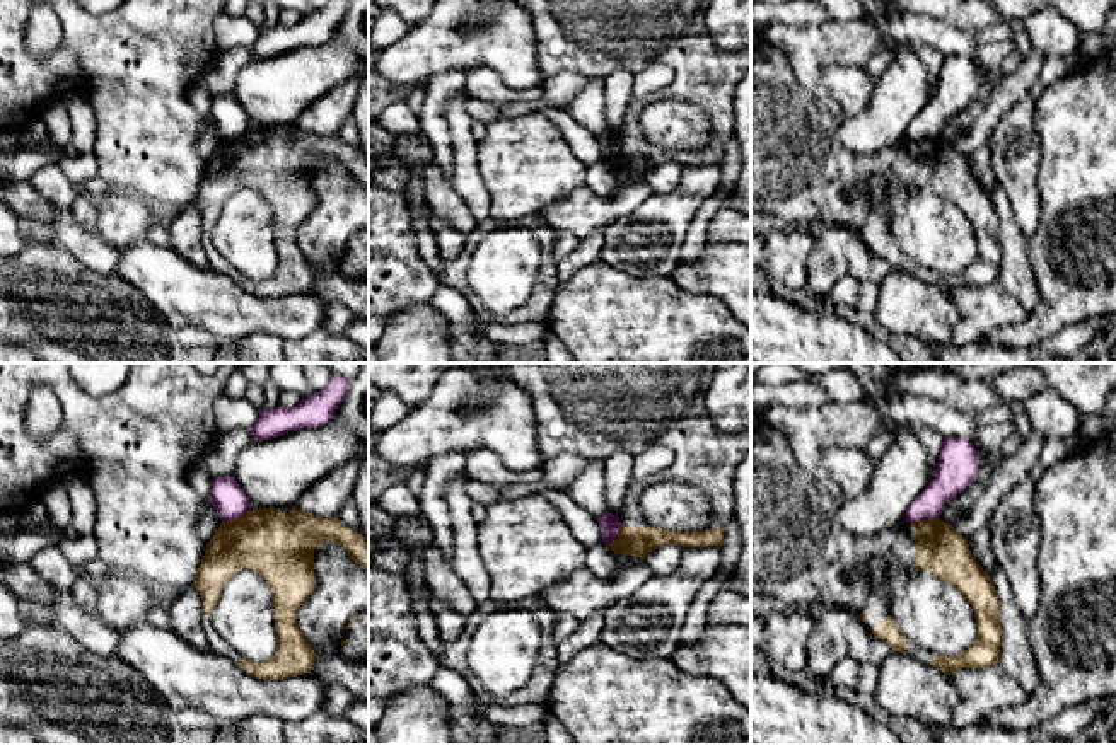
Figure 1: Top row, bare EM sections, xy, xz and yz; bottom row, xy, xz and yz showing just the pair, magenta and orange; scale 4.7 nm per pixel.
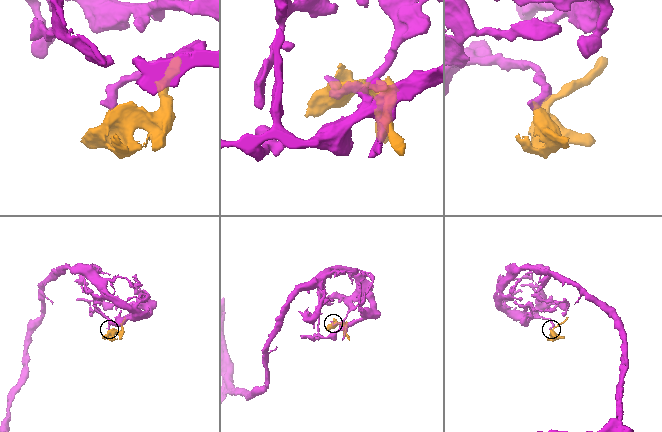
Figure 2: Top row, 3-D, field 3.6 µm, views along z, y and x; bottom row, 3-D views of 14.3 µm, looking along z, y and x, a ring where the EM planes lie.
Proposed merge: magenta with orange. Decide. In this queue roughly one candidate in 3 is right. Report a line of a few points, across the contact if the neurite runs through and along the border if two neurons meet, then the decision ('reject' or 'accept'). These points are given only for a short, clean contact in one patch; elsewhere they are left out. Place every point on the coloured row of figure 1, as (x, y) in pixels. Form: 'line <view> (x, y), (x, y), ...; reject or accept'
line yz (937, 517), (912, 524); reject

